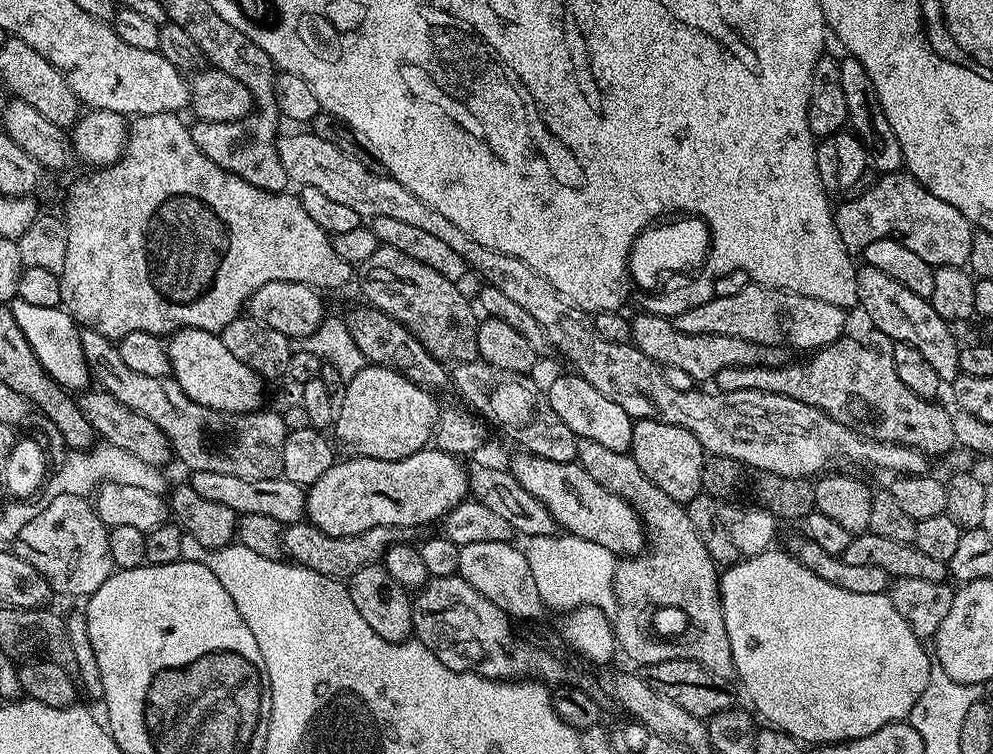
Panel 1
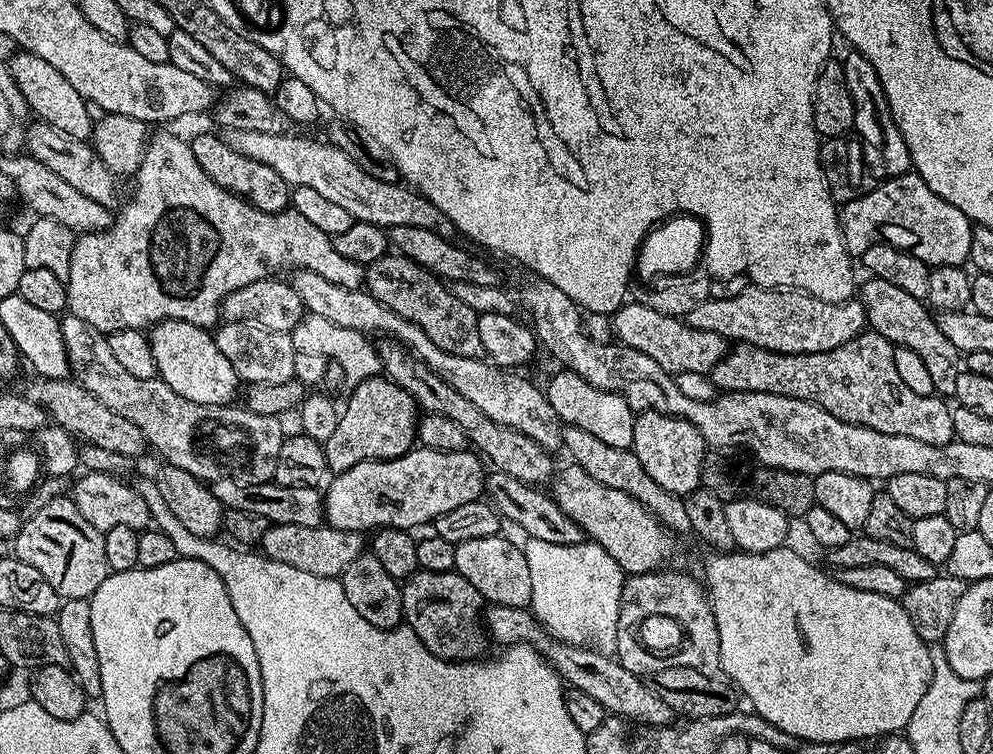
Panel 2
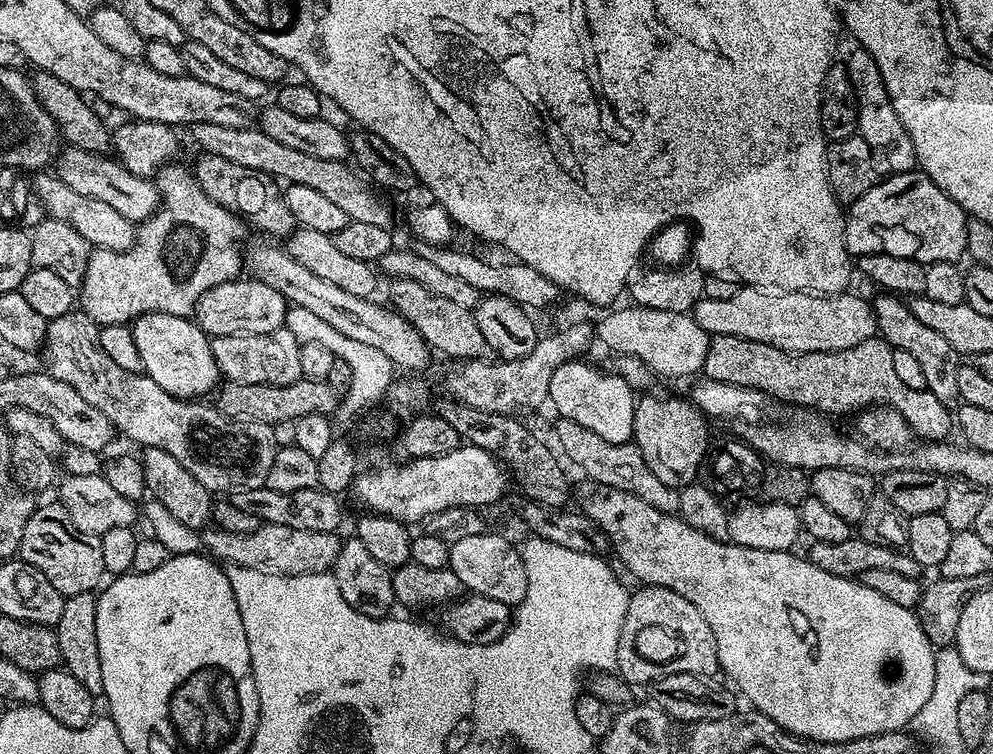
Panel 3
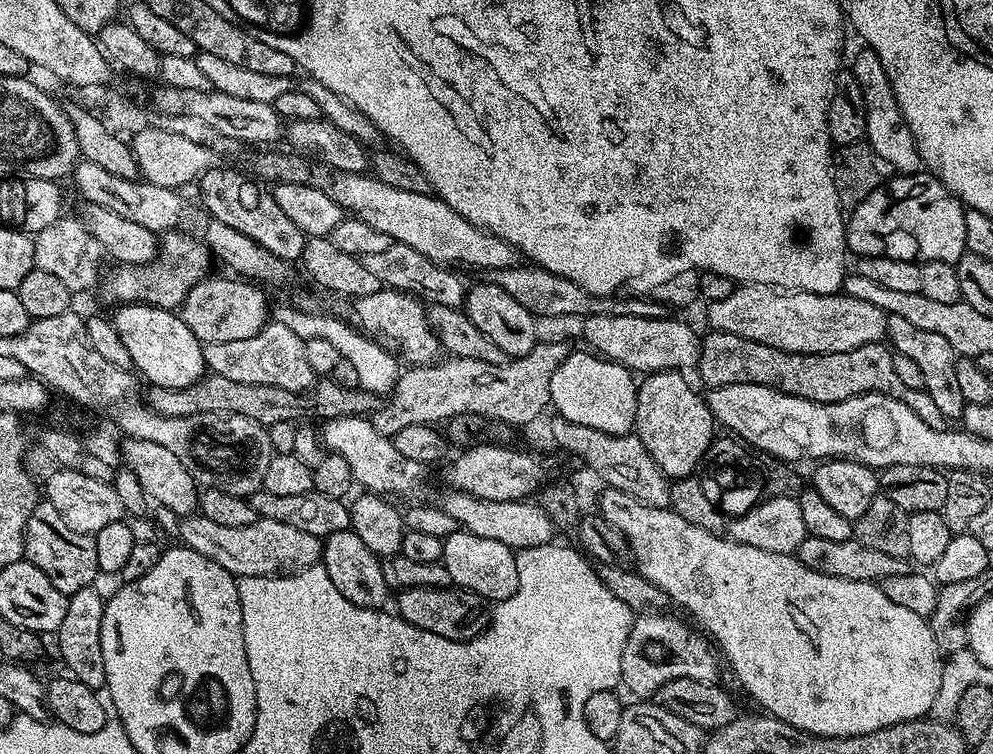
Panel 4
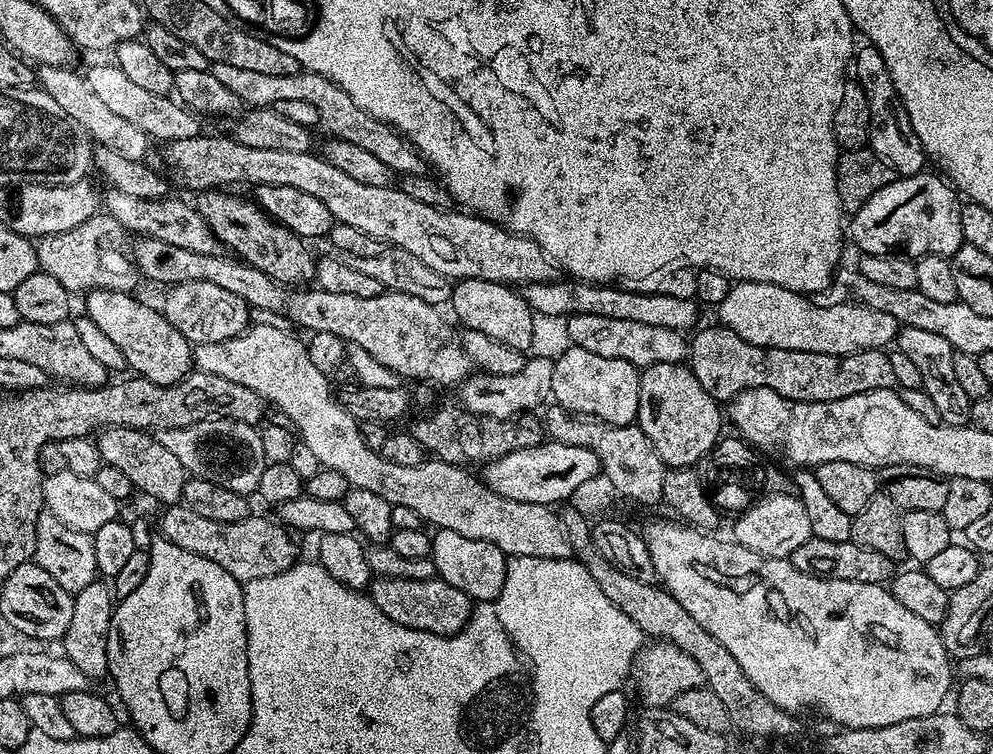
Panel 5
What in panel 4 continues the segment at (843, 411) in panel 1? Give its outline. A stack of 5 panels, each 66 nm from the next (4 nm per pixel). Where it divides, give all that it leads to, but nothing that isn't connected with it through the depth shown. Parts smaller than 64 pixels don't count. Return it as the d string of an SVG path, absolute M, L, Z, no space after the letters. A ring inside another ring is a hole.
M709 331L700 341L700 363L698 373L705 380L708 388L730 386L731 384L761 384L776 388L798 398L806 398L810 402L829 404L842 402L846 398L854 398L867 392L881 392L887 396L896 396L926 426L944 428L944 415L938 411L934 398L923 388L902 386L898 373L894 371L894 352L887 343L867 344L854 350L835 352L834 354L810 354L803 356L797 352L774 350L774 346L762 346L762 342L750 342L746 338L738 338L738 334Z

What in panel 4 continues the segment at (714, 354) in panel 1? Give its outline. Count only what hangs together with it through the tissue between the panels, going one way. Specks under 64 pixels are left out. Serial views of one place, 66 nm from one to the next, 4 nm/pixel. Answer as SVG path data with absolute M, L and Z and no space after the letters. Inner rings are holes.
M667 315L662 318L634 318L633 316L590 316L585 322L583 343L593 353L606 360L613 360L636 374L649 372L675 372L677 370L695 369L700 363L701 337L684 320L671 320Z

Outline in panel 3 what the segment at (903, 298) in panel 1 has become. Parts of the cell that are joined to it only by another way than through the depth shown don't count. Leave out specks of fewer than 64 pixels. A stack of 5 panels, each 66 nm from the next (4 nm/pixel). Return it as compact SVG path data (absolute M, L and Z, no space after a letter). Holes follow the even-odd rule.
M880 294L877 300L871 301L872 312L876 315L876 331L879 339L885 340L887 344L892 345L898 350L906 350L922 366L922 374L926 374L926 388L942 406L955 409L961 403L958 394L958 370L962 363L961 357L938 334L935 330L930 330L927 326L922 326L918 318L914 316L908 308L907 303L901 297L895 294Z

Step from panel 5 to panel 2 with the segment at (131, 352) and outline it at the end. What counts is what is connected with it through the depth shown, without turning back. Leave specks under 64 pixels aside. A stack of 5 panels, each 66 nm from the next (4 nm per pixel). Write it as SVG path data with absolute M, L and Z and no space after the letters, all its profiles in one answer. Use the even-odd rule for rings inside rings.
M164 320L150 329L152 353L156 363L156 375L190 402L228 406L233 403L236 391L242 388L242 381L234 366L218 350L215 335L207 328L199 328L190 322Z

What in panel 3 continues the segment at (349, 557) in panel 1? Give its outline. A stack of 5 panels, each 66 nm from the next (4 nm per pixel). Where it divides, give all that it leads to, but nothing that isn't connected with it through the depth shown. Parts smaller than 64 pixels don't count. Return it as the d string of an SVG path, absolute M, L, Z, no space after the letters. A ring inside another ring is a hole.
M261 523L258 530L245 536L223 532L215 526L209 527L202 536L202 544L209 557L225 565L237 564L243 568L262 570L279 576L301 576L329 571L338 558L341 543L341 537L334 532L294 530L291 526L265 523Z

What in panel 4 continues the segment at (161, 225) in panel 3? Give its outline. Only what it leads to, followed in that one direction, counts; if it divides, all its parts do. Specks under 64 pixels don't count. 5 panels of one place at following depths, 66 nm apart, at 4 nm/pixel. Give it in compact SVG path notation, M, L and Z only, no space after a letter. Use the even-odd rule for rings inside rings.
M170 232L163 237L158 255L151 264L133 264L113 267L113 272L103 277L104 300L111 306L121 304L153 304L155 308L179 309L186 294L205 279L210 261L206 245L187 232Z

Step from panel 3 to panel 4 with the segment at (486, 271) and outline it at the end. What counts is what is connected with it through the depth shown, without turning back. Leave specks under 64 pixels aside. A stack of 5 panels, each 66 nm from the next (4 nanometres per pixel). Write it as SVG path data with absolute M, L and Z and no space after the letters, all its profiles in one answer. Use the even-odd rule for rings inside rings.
M522 262L514 268L502 268L493 271L491 283L500 284L510 298L515 298L521 306L526 306L534 317L558 318L559 315L590 316L633 316L634 318L662 318L666 315L665 305L659 299L643 300L640 296L628 296L619 300L619 295L591 296L578 282L570 282L570 278L562 278L545 268L537 268L534 264Z

